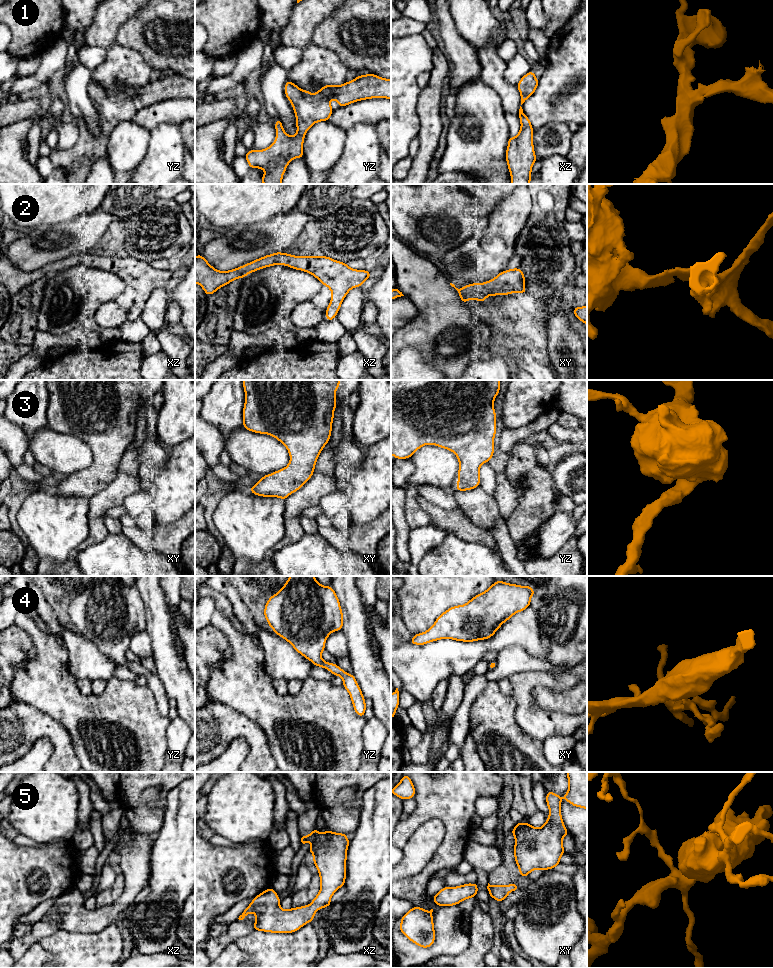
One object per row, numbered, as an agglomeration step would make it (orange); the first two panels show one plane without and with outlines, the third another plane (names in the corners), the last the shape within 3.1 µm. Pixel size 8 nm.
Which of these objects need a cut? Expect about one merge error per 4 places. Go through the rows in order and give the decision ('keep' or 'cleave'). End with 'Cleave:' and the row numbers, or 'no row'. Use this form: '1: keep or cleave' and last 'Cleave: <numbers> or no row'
1: keep
2: keep
3: keep
4: keep
5: keep
Cleave: no row

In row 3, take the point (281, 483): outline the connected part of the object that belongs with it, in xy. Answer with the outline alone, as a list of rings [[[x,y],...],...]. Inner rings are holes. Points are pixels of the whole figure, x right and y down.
[[[243,380],[245,391],[243,427],[254,433],[273,436],[287,448],[290,455],[289,464],[285,468],[262,476],[249,489],[251,493],[285,500],[312,477],[317,459],[331,436],[336,409],[336,390],[339,386],[340,380]]]

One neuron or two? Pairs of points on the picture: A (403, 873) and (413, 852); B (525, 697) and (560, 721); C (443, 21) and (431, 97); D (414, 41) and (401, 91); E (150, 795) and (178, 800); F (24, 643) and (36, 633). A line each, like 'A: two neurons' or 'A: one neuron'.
A: one neuron
B: one neuron
C: two neurons
D: one neuron
E: two neurons
F: two neurons

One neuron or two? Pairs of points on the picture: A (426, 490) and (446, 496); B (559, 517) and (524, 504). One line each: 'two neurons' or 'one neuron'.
A: one neuron
B: two neurons

